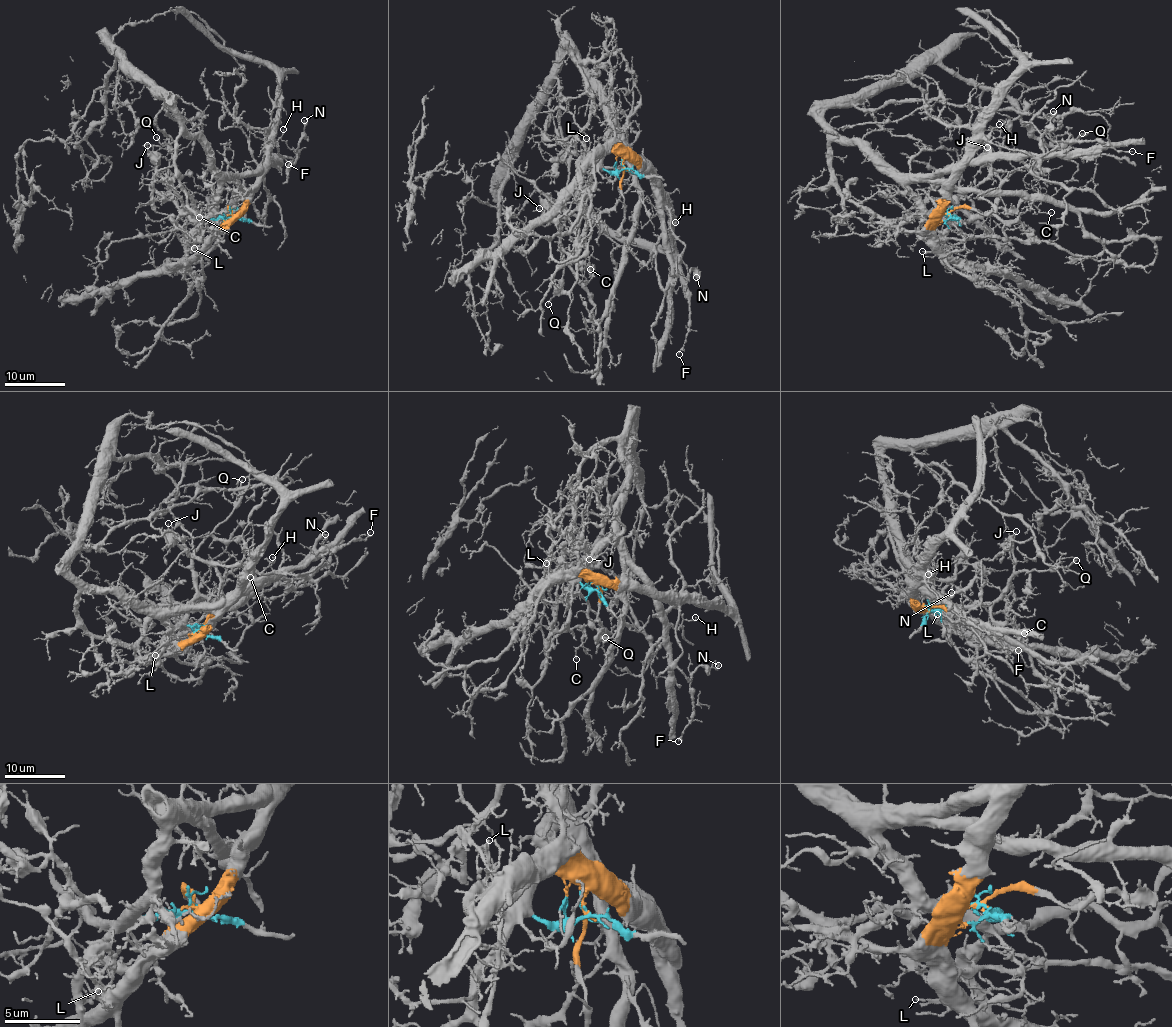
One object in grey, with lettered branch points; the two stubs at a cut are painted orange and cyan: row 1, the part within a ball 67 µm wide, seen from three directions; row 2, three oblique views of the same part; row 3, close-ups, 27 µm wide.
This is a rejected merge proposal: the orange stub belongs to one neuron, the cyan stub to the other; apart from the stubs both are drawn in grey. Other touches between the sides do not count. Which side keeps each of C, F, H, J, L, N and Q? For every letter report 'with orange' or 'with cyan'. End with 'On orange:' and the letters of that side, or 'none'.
C: with cyan
F: with orange
H: with orange
J: with cyan
L: with orange
N: with orange
Q: with cyan
On orange: F, H, L, N

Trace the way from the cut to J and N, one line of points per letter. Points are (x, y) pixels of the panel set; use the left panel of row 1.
J: (232, 214), (197, 222), (171, 194), (171, 188), (154, 165), (147, 146)
N: (232, 214), (268, 169), (269, 148), (274, 144), (280, 154), (292, 159), (291, 165), (303, 121)

